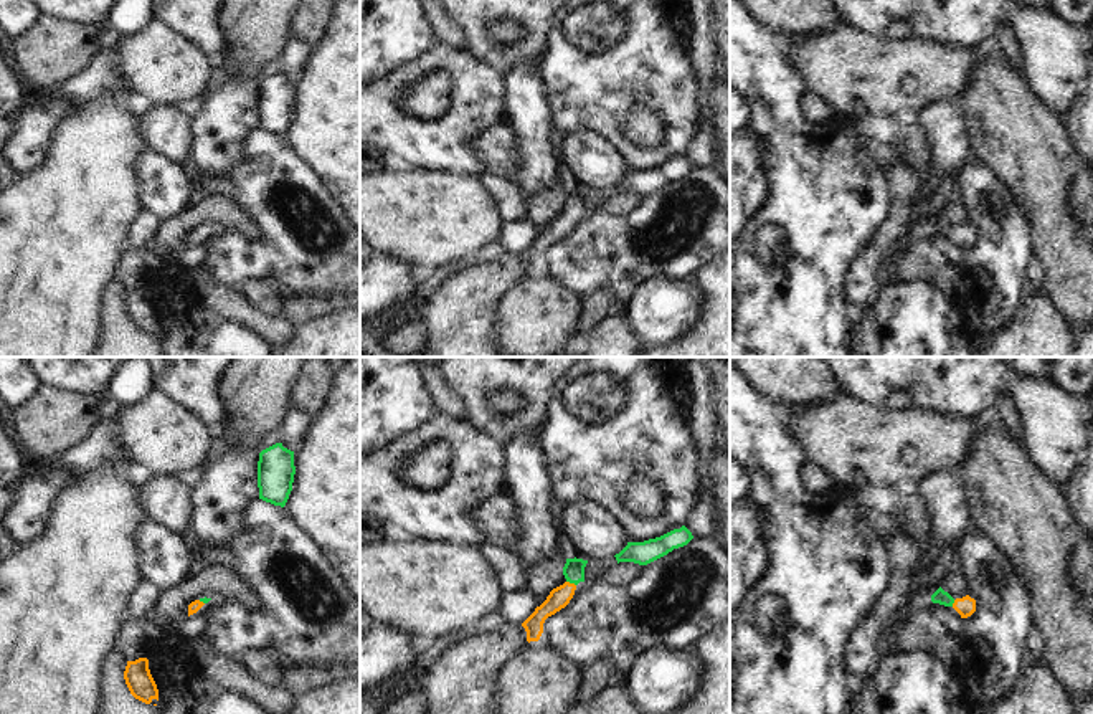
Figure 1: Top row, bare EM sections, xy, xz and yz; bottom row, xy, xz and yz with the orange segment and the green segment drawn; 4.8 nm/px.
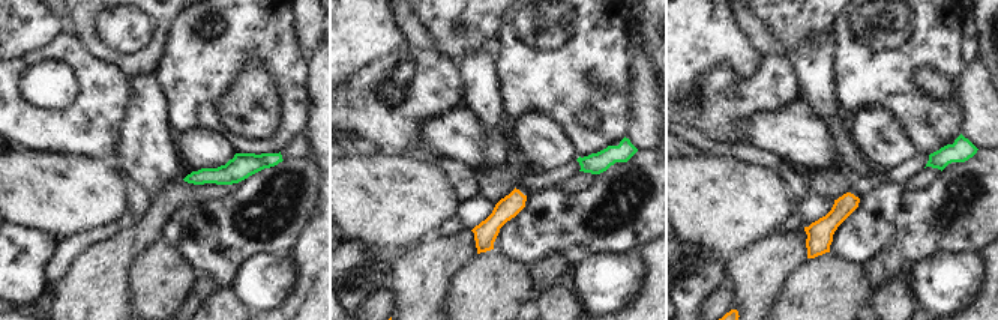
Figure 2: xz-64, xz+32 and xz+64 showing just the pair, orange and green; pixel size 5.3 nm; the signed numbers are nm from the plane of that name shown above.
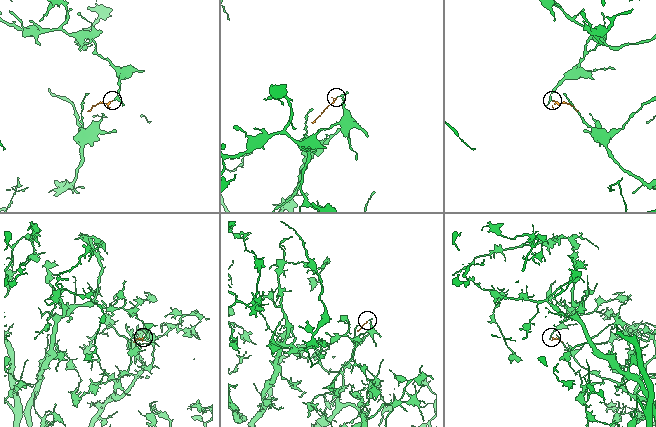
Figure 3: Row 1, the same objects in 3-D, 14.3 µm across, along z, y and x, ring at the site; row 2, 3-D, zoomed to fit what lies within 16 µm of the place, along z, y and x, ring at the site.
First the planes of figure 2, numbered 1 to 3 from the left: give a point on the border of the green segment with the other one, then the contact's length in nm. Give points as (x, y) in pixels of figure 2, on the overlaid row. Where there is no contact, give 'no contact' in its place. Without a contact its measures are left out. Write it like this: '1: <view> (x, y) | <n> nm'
1: no contact
2: no contact
3: no contact

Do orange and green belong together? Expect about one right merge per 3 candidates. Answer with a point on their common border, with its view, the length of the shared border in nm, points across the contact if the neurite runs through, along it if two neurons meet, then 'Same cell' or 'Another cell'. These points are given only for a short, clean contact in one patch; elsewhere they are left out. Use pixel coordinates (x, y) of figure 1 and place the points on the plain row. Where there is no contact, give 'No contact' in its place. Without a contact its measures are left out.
Touches orange at xz (572, 214). Shared border 50 nm. Path across: xz (558, 227), (572, 214), (573, 200). Same cell.

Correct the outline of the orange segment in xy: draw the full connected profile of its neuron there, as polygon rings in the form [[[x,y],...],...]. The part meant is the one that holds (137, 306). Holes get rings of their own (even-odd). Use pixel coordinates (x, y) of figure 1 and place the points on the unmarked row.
[[[147,288],[127,291],[127,296],[124,301],[124,309],[125,309],[125,314],[130,321],[130,324],[135,329],[139,329],[145,334],[150,334],[154,329],[159,331],[159,319],[157,319],[157,314],[150,304]]]

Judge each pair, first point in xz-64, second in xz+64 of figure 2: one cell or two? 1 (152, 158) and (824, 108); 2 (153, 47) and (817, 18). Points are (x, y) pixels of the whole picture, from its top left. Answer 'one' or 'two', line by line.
1: one
2: one

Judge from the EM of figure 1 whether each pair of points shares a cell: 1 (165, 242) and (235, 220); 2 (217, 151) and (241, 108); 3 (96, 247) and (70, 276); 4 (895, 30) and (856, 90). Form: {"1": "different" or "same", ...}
{"1": "same", "2": "same", "3": "same", "4": "different"}

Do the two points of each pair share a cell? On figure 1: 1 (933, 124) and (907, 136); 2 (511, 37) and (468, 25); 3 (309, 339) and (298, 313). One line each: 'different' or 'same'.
1: different
2: different
3: different

